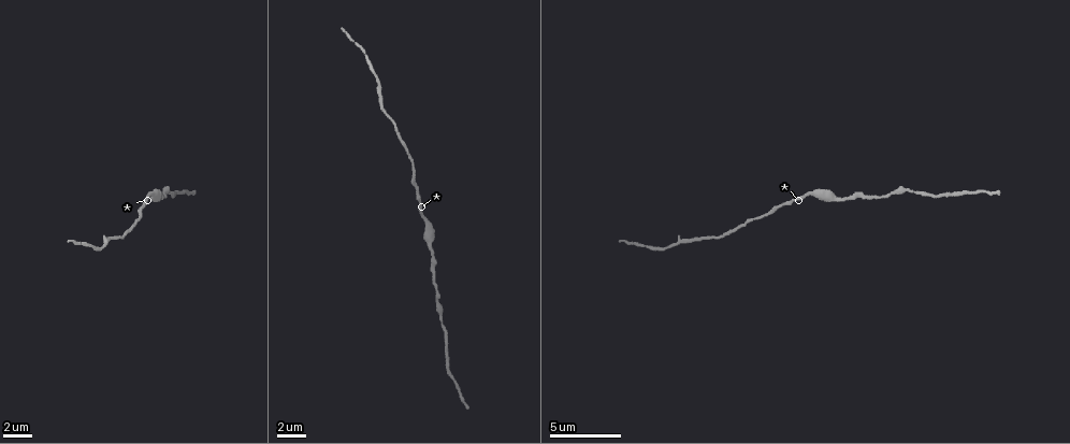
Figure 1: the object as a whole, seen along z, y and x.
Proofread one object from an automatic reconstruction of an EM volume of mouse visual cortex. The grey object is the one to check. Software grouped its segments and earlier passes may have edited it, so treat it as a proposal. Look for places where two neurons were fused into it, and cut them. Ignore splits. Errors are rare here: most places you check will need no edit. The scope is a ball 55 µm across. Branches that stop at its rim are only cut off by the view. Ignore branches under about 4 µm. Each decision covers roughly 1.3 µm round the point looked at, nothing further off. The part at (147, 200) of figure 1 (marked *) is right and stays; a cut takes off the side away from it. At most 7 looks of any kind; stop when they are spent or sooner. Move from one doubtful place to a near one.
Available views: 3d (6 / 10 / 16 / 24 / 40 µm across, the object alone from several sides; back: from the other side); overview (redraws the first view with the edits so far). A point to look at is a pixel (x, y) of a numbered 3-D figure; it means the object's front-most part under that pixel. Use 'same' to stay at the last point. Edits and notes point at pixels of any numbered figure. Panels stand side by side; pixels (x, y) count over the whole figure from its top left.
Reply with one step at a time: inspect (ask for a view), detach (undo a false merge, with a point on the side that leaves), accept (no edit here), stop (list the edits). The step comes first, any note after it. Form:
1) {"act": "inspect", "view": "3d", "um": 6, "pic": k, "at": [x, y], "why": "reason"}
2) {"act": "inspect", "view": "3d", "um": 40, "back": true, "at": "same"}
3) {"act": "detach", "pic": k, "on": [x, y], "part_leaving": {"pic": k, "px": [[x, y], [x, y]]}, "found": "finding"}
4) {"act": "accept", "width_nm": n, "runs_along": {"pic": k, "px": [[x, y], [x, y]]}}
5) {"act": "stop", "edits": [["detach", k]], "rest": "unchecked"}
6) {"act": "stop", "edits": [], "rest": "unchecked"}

{"act": "inspect", "view": "3d", "um": 10, "pic": 1, "at": [433, 259], "why": "thick turns thin"}

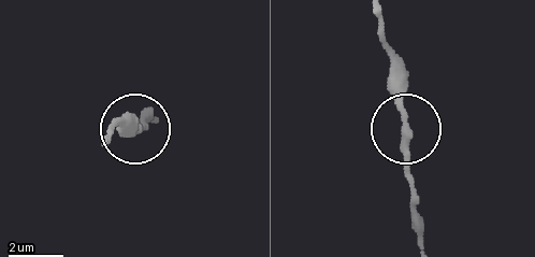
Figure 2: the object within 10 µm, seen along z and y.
{"act": "accept", "width_nm": 260, "runs_along": {"pic": 2, "px": [[382, 30], [389, 84], [403, 118], [409, 199]]}, "found": "all the same neuron"}

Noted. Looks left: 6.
{"act": "inspect", "view": "3d", "um": 6, "pic": 1, "at": [382, 108], "why": "thick turns thin"}

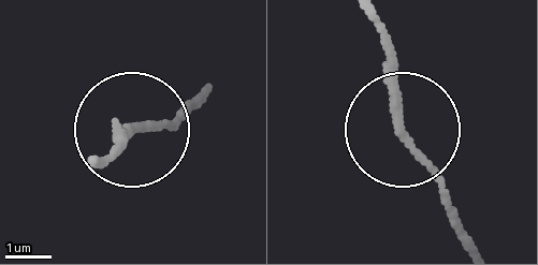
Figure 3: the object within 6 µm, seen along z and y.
{"act": "accept", "runs_along": {"pic": 3, "px": [[471, 240], [402, 124], [387, 25]]}, "found": "continuous, no second neuron"}

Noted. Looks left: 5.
{"act": "inspect", "view": "3d", "um": 16, "pic": 1, "at": [441, 324], "why": "sudden change in width"}

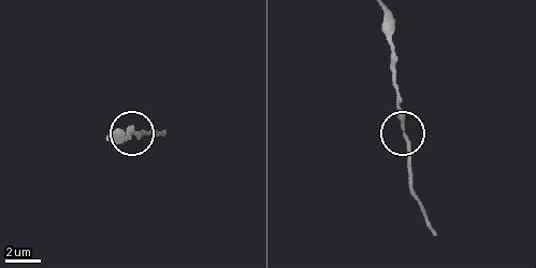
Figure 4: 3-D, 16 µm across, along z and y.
{"act": "accept", "runs_along": {"pic": 4, "px": [[382, 18], [391, 48], [391, 79], [409, 149], [409, 186]]}, "found": "all the same neuron"}

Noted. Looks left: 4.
{"act": "stop", "edits": [], "rest": "unchecked"}

